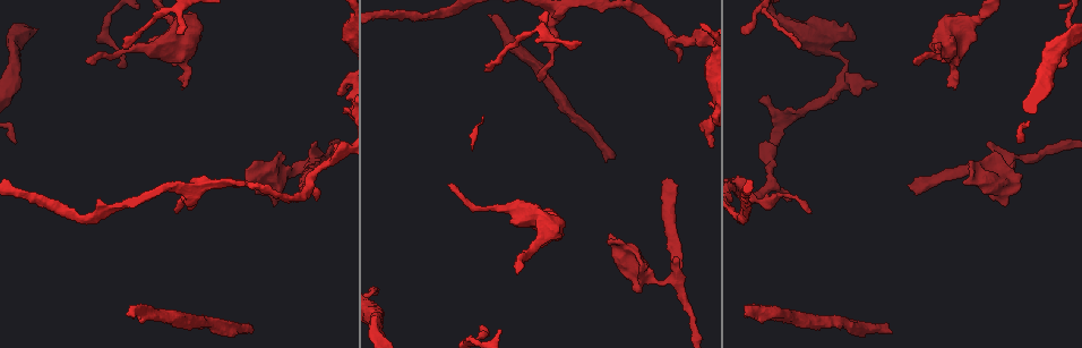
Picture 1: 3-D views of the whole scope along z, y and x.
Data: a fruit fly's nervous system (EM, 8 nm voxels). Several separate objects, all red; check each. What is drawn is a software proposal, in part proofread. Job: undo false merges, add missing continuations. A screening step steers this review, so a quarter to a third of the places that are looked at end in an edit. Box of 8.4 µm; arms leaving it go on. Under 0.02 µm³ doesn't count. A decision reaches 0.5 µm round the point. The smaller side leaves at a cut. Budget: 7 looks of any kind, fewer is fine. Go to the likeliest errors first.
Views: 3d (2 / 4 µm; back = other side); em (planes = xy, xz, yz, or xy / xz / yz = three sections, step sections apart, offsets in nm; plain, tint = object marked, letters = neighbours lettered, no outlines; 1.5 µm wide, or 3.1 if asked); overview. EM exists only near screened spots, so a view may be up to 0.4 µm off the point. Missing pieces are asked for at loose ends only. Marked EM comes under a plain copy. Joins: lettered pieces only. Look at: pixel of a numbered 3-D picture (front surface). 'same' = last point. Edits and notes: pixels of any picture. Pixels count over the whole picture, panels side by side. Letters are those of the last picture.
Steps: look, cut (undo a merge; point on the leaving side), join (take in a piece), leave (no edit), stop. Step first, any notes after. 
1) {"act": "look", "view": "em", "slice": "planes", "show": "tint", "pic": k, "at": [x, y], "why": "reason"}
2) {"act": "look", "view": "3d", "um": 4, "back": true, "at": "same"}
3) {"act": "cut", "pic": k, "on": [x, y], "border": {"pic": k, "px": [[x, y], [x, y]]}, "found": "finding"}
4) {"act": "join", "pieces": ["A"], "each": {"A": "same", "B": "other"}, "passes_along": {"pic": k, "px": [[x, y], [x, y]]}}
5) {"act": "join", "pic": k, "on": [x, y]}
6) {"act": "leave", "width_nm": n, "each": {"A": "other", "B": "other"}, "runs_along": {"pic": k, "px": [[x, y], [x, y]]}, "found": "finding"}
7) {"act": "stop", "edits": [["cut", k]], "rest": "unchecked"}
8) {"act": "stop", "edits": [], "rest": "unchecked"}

{"act": "look", "view": "3d", "um": 2, "back": true, "pic": 1, "at": [540, 79], "why": "thin end"}

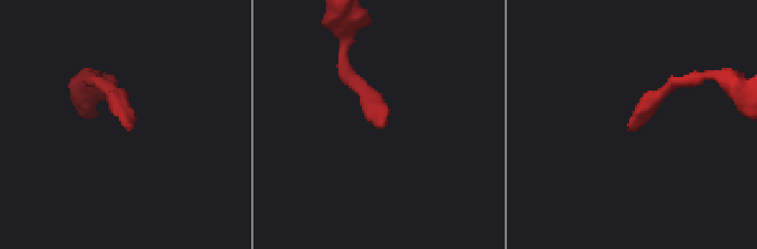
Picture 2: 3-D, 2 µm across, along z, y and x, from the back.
{"act": "look", "view": "em", "slice": "yz", "step": 8, "show": "letters", "pic": 2, "at": [380, 124], "why": "need the tissue"}

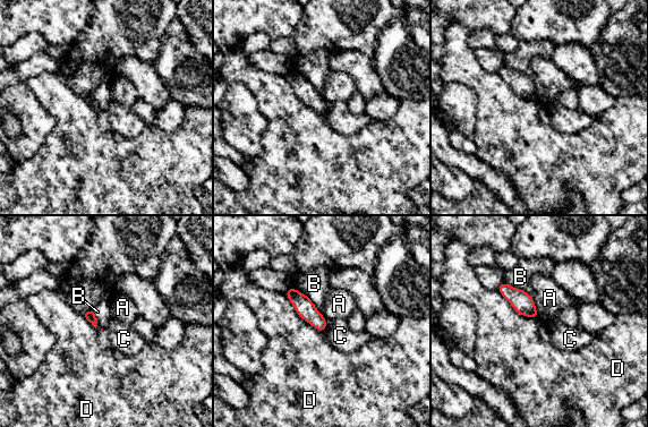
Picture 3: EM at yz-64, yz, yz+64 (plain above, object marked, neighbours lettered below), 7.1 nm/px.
{"act": "look", "view": "em", "slice": "planes", "show": "letters", "at": "same"}

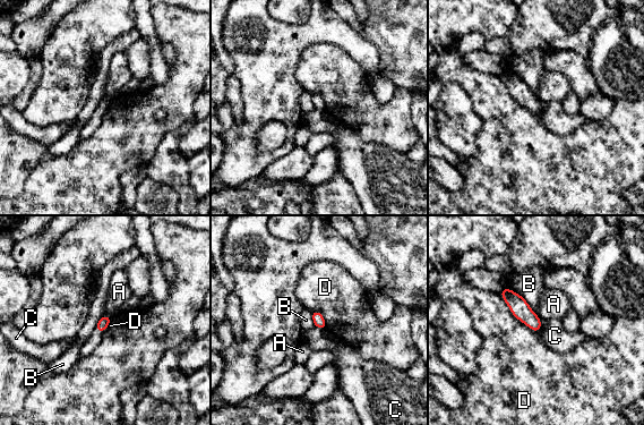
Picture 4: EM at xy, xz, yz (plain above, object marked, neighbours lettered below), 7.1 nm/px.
{"act": "leave", "each": {"A": "other", "B": "other", "C": "other", "D": "other"}, "border": {"pic": 4, "px": [[315, 325], [324, 330]]}, "found": "none of them fits"}

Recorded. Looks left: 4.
{"act": "look", "view": "em", "slice": "planes", "show": "letters", "pic": 1, "at": [88, 60], "why": "tapers out"}

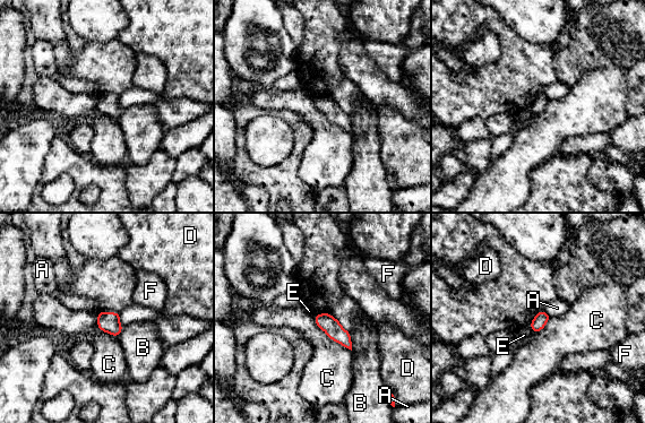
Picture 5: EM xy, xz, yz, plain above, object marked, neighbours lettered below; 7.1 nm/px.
{"act": "leave", "each": {"A": "other", "B": "other", "C": "other", "D": "other", "E": "other", "F": "other"}, "border": {"pic": 5, "px": [[314, 316], [351, 351]]}, "found": "no lettered piece goes on from it"}

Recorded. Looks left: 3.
{"act": "look", "view": "em", "slice": "planes", "show": "letters", "pic": 1, "at": [1009, 164], "why": "narrows sharply"}

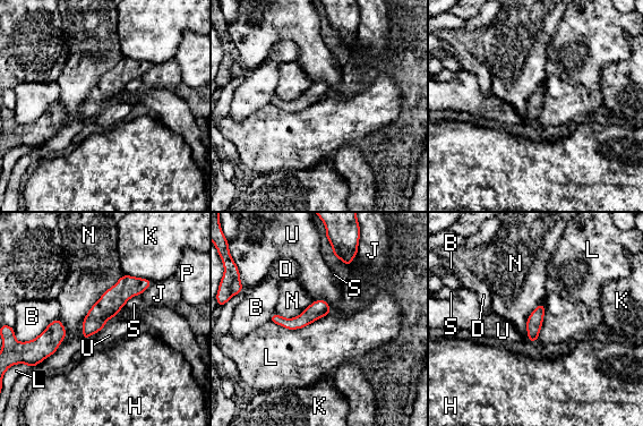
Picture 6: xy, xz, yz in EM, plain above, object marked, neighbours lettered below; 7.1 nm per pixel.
{"act": "leave", "each": {"B": "other", "D": "other", "H": "other", "J": "other", "K": "other", "L": "other", "N": "other", "P": "other", "S": "other", "U": "other"}, "runs_along": {"pic": 6, "px": [[147, 282], [127, 287], [86, 334]]}, "found": "all the same neuron"}

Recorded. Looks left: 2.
{"act": "stop", "edits": [], "rest": "unchecked"}

